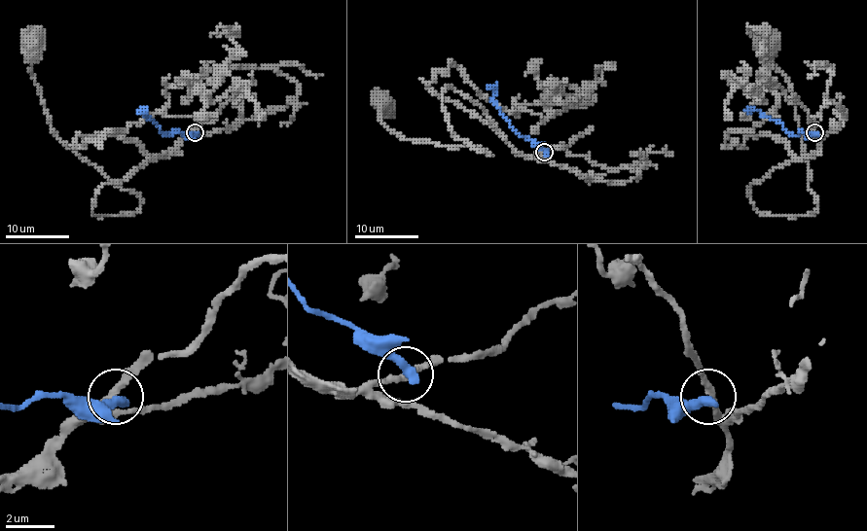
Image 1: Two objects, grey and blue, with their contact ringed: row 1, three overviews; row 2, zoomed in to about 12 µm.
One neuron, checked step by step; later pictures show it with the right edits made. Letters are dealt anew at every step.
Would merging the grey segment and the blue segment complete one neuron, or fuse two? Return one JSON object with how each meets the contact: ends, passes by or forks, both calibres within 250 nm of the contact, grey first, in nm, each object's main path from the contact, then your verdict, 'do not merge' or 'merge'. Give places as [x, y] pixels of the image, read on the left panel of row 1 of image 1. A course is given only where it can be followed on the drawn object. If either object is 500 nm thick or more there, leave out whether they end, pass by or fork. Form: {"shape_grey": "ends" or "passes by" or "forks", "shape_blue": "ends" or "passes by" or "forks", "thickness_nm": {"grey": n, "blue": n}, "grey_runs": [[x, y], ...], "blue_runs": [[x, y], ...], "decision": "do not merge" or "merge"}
{"shape_grey": "passes by", "shape_blue": "ends", "thickness_nm": {"grey": 260, "blue": 440}, "grey_runs": [[194, 131], [102, 186], [98, 216], [133, 213], [141, 198], [114, 186], [52, 128], [31, 64], [37, 45]], "blue_runs": [[194, 131], [163, 134], [144, 111], [138, 112]], "decision": "do not merge"}

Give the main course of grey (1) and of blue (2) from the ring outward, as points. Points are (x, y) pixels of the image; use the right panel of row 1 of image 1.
1: (813, 131), (813, 153), (751, 186), (751, 203), (763, 213), (798, 216), (817, 206), (793, 93), (768, 45)
2: (813, 131), (791, 134), (759, 111), (748, 112)

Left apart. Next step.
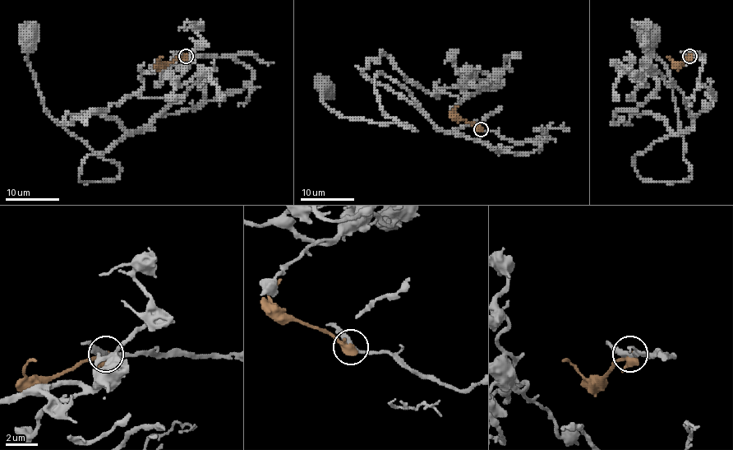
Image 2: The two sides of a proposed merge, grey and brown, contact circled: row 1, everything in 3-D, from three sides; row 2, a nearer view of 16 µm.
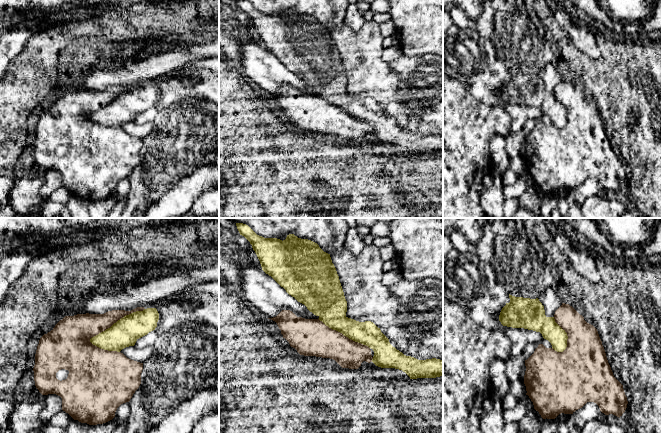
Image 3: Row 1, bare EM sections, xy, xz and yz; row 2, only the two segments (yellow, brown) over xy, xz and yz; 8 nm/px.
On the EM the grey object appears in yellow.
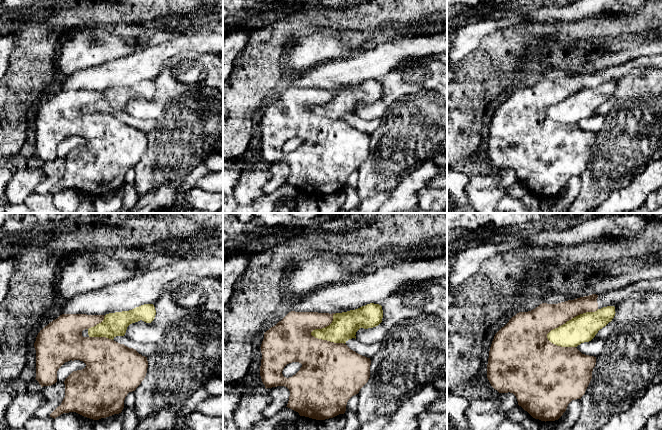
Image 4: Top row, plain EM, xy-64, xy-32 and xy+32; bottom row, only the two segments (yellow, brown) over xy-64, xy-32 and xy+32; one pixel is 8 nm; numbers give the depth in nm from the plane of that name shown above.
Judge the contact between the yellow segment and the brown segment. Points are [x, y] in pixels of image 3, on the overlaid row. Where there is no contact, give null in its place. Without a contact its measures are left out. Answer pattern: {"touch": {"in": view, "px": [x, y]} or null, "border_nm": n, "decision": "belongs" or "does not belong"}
{"touch": {"in": "xy", "px": [117, 321]}, "border_nm": 500, "decision": "does not belong"}

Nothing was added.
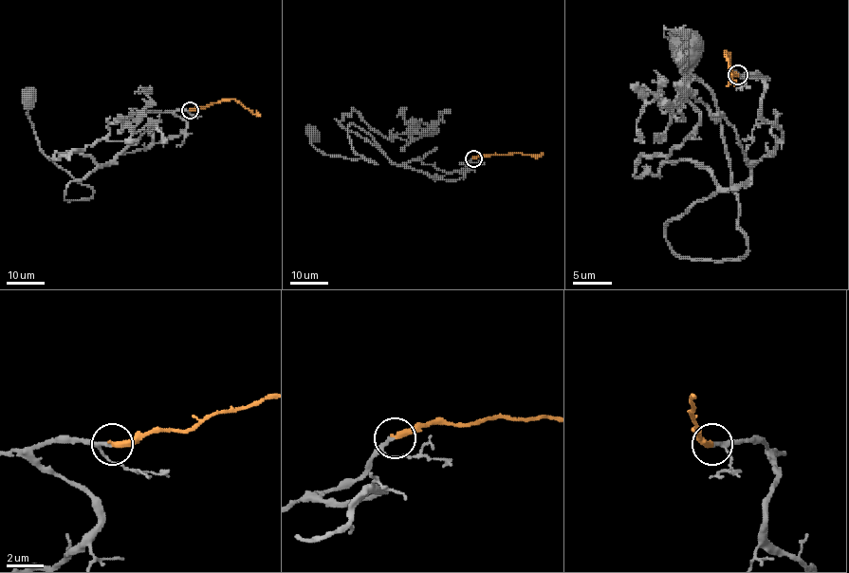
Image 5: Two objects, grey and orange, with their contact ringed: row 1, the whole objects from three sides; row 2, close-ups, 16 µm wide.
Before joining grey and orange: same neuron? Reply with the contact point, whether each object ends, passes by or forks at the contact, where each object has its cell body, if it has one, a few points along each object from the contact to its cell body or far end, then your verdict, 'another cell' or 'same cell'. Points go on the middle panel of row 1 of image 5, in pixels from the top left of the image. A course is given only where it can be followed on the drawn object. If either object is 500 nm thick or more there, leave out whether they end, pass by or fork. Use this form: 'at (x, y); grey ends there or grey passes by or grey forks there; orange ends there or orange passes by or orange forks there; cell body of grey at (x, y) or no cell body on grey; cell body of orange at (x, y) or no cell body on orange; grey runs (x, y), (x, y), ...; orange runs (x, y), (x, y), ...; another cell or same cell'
at (473, 158); grey passes by; orange ends there; cell body of grey at (312, 133); no cell body on orange; grey runs (472, 159), (462, 177), (438, 179), (392, 162), (352, 124), (351, 147), (377, 164), (323, 154), (315, 135); orange runs (473, 159), (514, 153), (535, 157), (543, 154); same cell

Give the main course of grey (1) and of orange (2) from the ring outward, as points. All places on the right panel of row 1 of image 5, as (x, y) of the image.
1: (738, 74), (760, 74), (779, 140), (744, 182), (673, 217), (681, 256), (747, 249), (718, 109), (687, 50)
2: (738, 74), (732, 70), (725, 50), (729, 72), (734, 80), (727, 86)

